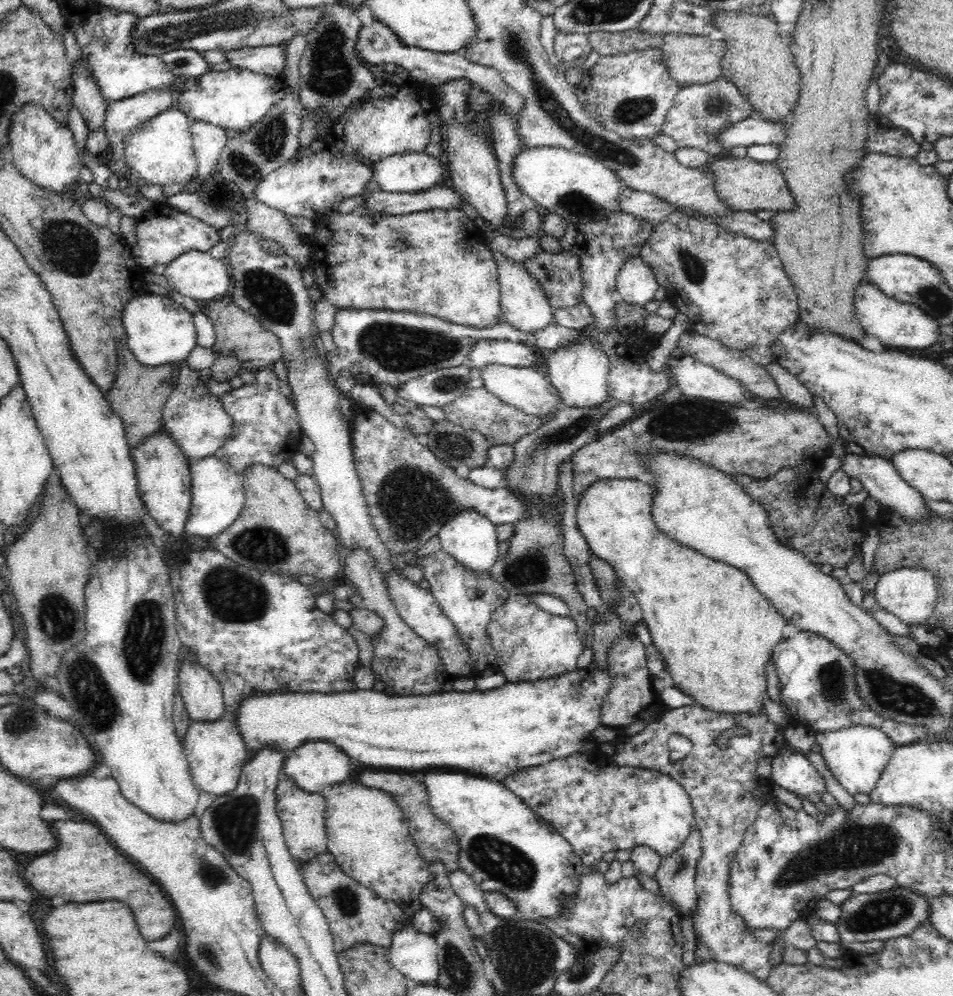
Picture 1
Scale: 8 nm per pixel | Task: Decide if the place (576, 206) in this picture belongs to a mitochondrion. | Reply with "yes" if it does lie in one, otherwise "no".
yes

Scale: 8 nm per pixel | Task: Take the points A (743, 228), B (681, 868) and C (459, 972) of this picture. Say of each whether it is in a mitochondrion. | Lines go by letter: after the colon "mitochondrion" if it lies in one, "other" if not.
A: other
B: mitochondrion
C: mitochondrion

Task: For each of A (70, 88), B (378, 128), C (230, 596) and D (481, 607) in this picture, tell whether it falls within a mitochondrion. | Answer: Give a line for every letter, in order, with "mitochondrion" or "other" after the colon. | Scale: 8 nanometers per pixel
A: other
B: other
C: mitochondrion
D: other

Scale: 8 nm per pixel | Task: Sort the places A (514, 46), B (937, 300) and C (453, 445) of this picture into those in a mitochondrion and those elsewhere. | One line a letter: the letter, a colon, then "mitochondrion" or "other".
A: mitochondrion
B: mitochondrion
C: mitochondrion

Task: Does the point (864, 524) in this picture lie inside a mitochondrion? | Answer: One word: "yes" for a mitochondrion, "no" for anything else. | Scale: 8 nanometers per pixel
no

